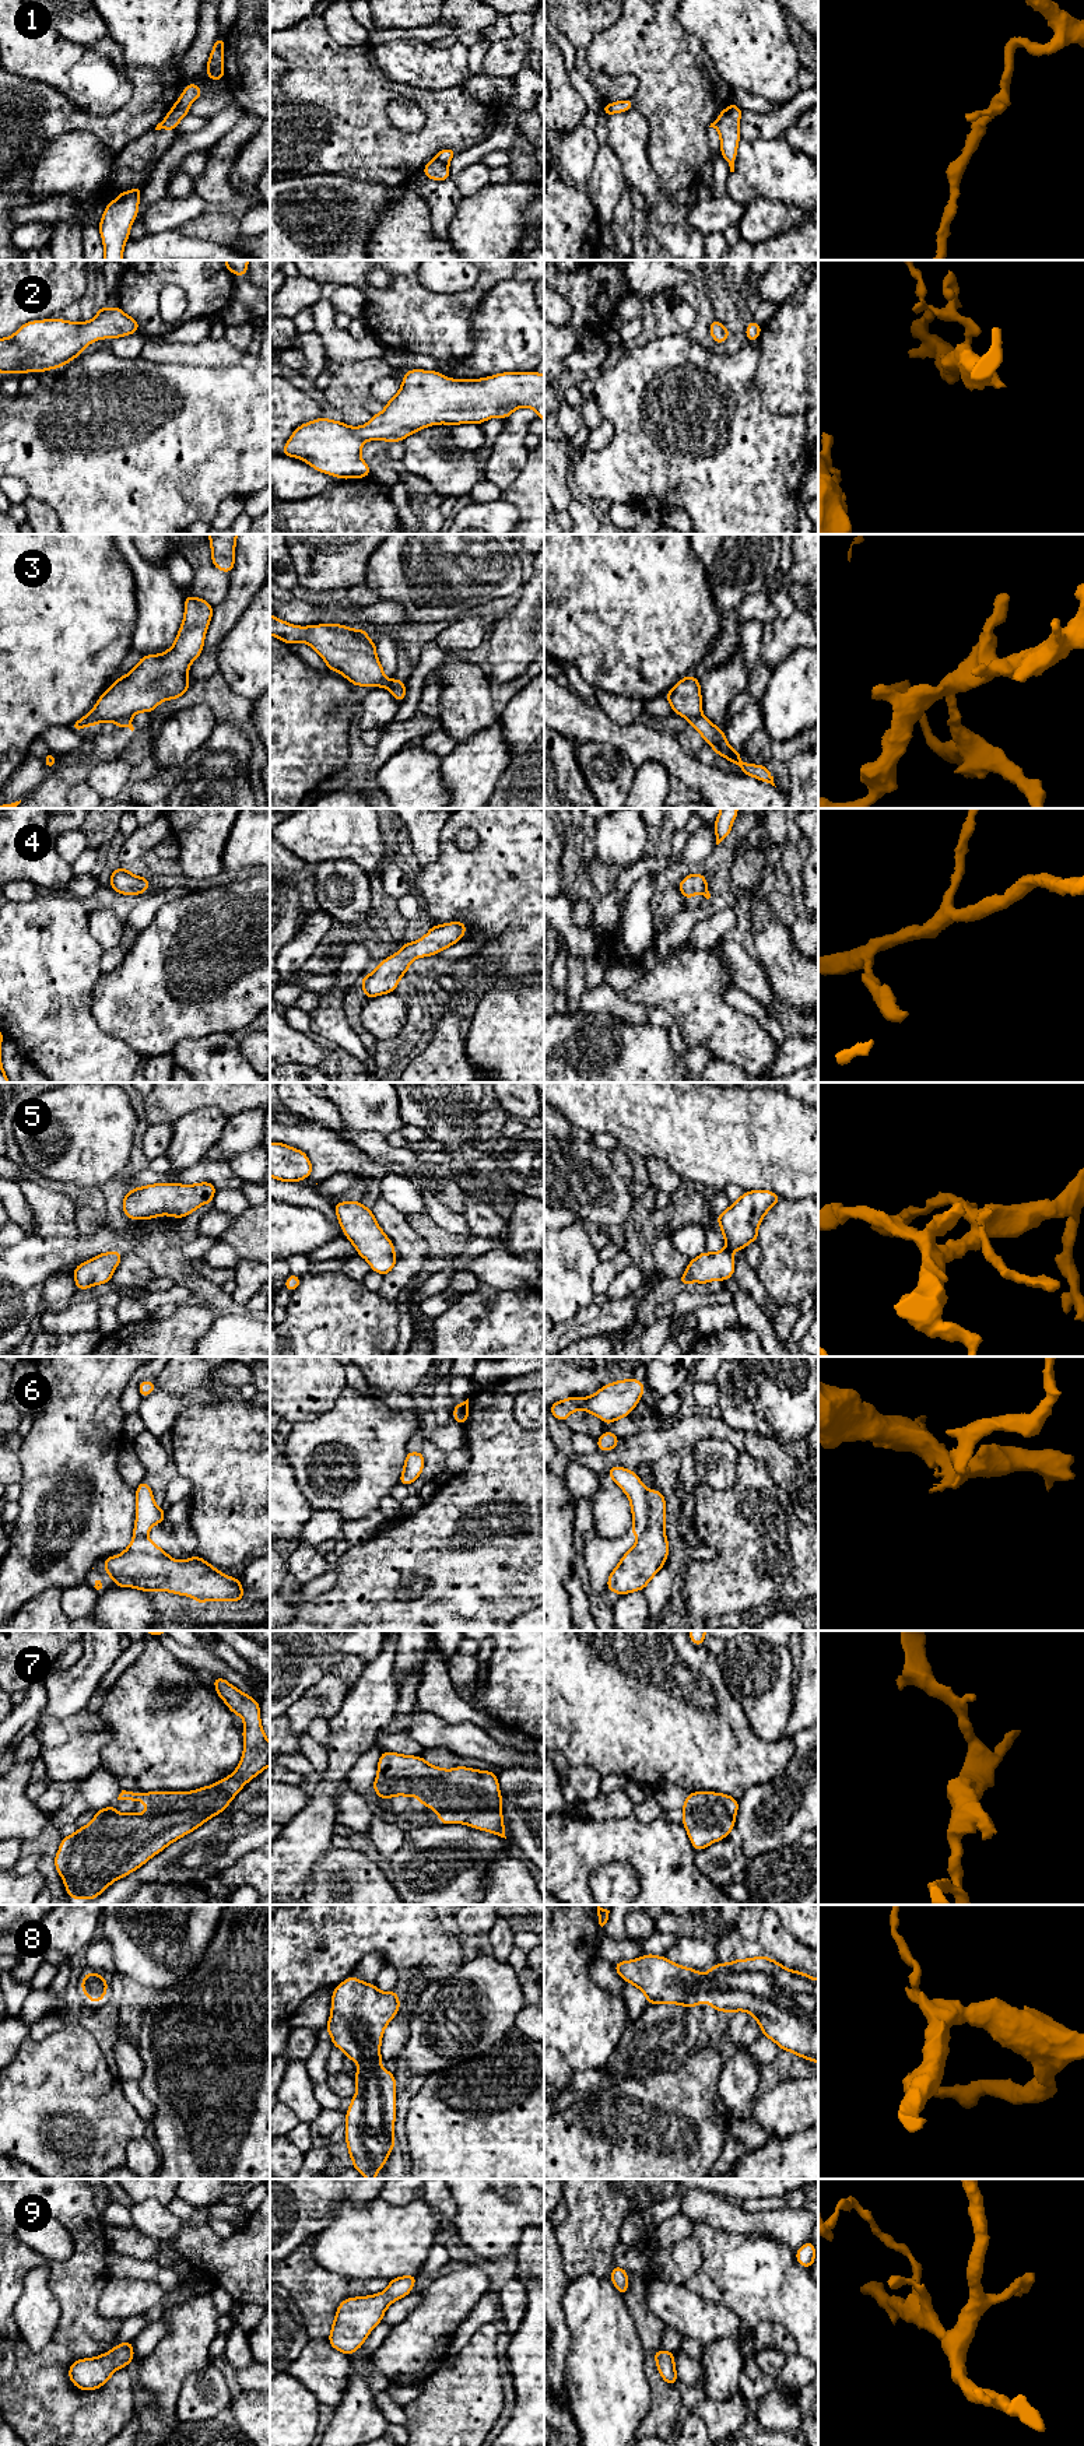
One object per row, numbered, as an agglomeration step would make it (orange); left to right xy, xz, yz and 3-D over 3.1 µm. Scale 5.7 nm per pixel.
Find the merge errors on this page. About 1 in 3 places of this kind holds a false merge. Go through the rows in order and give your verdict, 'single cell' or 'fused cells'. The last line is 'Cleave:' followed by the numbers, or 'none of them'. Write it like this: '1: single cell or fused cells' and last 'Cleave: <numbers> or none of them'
1: fused cells
2: single cell
3: fused cells
4: single cell
5: single cell
6: fused cells
7: single cell
8: single cell
9: single cell
Cleave: 1, 3, 6

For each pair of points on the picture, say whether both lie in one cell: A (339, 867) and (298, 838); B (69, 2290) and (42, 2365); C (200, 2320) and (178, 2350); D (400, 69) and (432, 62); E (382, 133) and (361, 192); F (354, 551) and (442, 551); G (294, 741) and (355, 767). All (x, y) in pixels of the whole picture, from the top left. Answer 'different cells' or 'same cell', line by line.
A: different cells
B: same cell
C: same cell
D: same cell
E: different cells
F: different cells
G: different cells

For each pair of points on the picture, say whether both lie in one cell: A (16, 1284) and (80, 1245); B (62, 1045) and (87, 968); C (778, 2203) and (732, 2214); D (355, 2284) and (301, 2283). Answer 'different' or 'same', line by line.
A: same
B: same
C: different
D: same

